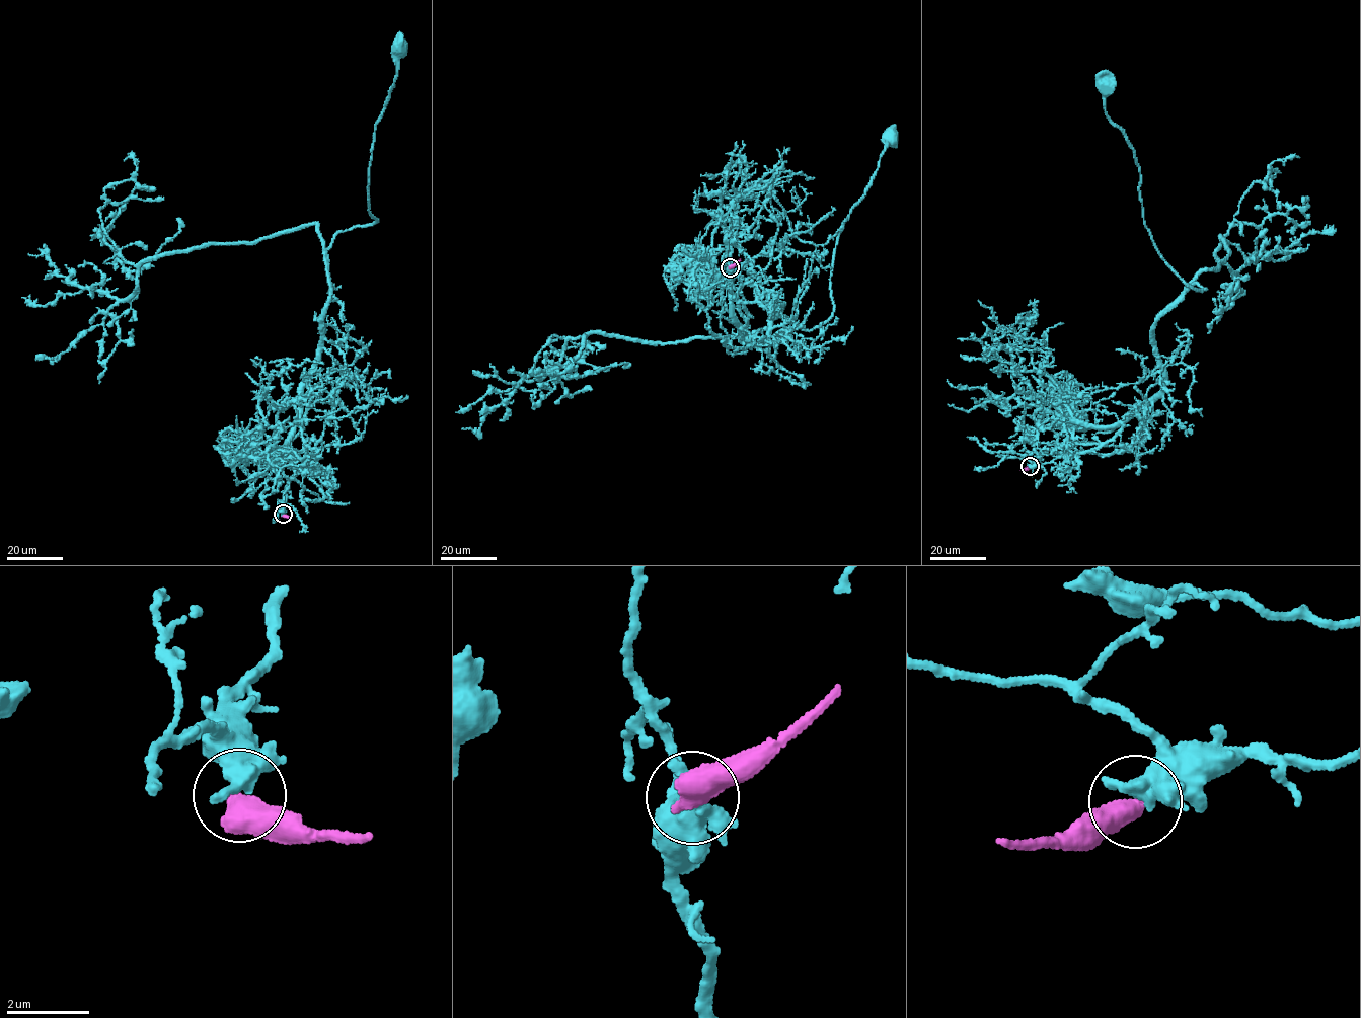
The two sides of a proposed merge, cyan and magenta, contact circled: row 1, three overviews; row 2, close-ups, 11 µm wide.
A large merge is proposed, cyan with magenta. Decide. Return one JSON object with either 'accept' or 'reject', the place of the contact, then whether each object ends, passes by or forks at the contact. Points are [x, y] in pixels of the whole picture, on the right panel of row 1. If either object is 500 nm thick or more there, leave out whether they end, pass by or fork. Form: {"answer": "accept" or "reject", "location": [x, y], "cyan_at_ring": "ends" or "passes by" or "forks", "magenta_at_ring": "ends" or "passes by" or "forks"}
{"answer": "reject", "location": [1030, 466]}

